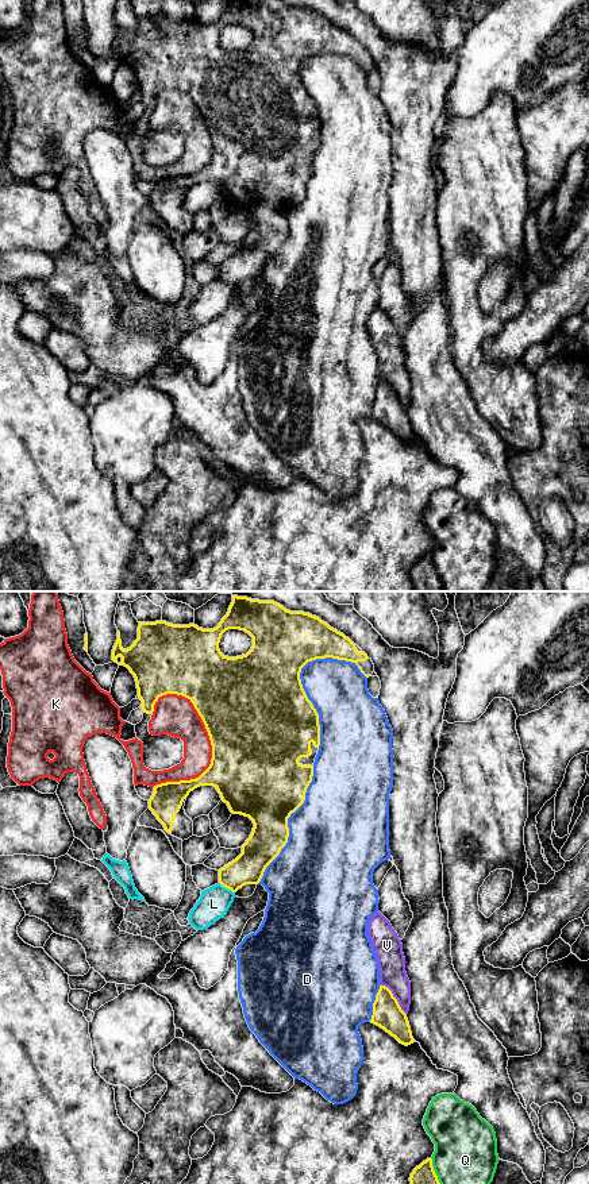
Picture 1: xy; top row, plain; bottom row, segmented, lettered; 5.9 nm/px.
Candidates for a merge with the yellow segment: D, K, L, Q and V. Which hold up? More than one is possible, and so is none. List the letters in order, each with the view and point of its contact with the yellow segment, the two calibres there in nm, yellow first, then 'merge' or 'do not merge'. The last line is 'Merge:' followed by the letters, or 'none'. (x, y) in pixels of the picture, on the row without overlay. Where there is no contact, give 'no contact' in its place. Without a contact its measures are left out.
D: xy (300, 77) | 500/360 nm | do not merge
K: xy (212, 153) | 500/180 nm | do not merge
L: xy (227, 282) | 190/190 nm | do not merge
Q: xy (437, 571) | 180/380 nm | do not merge
V: xy (395, 393) | 180/160 nm | do not merge
Merge: none

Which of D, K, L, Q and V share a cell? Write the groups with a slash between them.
D / K / L / Q / V

